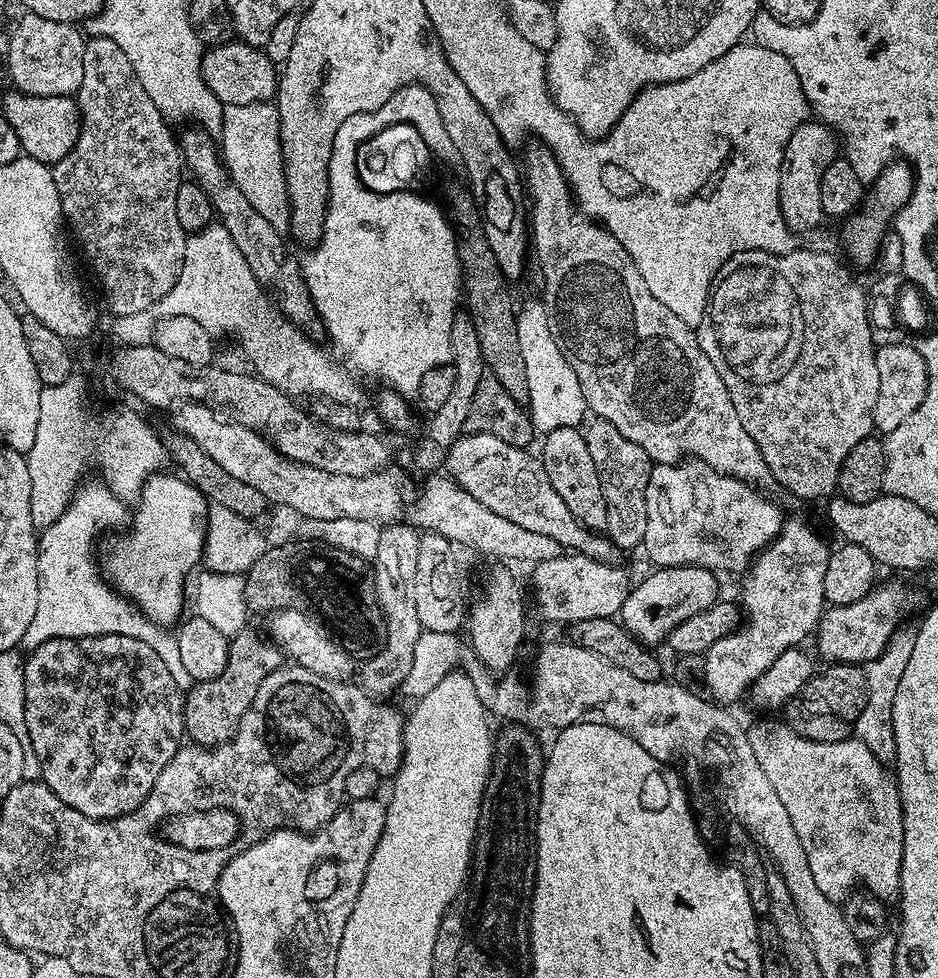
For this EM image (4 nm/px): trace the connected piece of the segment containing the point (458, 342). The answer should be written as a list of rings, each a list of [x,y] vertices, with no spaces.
[[[458,314],[454,318],[454,326],[450,334],[450,350],[452,351],[451,363],[456,373],[454,374],[454,390],[449,395],[444,405],[431,413],[432,421],[428,424],[428,440],[421,442],[416,450],[416,468],[423,474],[432,474],[436,468],[445,463],[446,451],[464,432],[464,423],[470,414],[470,406],[474,402],[474,394],[478,394],[478,382],[486,374],[482,346],[478,346],[476,327],[472,325],[472,317],[467,314]]]

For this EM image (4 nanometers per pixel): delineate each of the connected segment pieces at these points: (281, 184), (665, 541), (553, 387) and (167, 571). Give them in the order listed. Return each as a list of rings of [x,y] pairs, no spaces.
[[[275,103],[225,107],[224,127],[218,133],[218,140],[232,181],[242,190],[242,194],[246,194],[250,206],[254,206],[266,222],[283,229],[289,223],[290,213],[284,159],[280,149],[280,115]]]
[[[685,458],[679,464],[656,464],[650,474],[650,482],[646,486],[646,534],[642,545],[643,551],[648,551],[648,556],[653,560],[653,565],[662,568],[673,568],[674,566],[698,566],[699,568],[708,568],[711,572],[723,574],[723,572],[739,572],[743,573],[749,567],[750,561],[757,553],[763,551],[765,547],[776,536],[779,535],[780,529],[786,521],[785,514],[780,513],[780,508],[772,500],[767,500],[763,491],[757,490],[752,485],[742,482],[733,476],[722,474],[718,470],[714,470],[710,466],[706,466],[706,462]]]
[[[539,299],[526,301],[524,304],[524,308],[522,304],[522,307],[519,309],[516,321],[518,322],[518,338],[522,342],[522,354],[526,358],[526,374],[528,375],[528,385],[530,386],[532,396],[534,397],[534,404],[536,400],[536,409],[531,409],[530,412],[530,415],[532,417],[533,429],[535,429],[537,433],[547,434],[553,432],[554,430],[558,430],[559,428],[575,428],[577,426],[583,425],[585,423],[584,416],[586,417],[586,405],[584,402],[584,395],[582,394],[582,390],[580,389],[578,378],[572,375],[572,367],[570,366],[570,362],[562,354],[562,350],[558,346],[558,342],[552,339],[552,335],[550,334],[550,326],[548,325],[548,315],[546,314],[543,303],[541,303]]]
[[[164,475],[150,476],[144,481],[140,495],[134,500],[136,513],[133,516],[131,513],[128,534],[118,537],[109,546],[104,564],[102,560],[102,572],[108,583],[119,586],[121,596],[148,614],[152,614],[156,604],[144,595],[155,594],[156,580],[162,584],[184,584],[188,575],[190,580],[203,561],[204,540],[208,537],[209,501],[183,476]]]

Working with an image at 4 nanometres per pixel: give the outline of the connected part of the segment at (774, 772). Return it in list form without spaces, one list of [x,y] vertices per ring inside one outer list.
[[[776,720],[749,723],[750,746],[766,779],[774,785],[782,806],[786,806],[790,822],[794,822],[794,831],[798,833],[798,842],[802,842],[802,850],[806,850],[806,862],[810,862],[810,874],[814,874],[818,890],[822,890],[826,898],[843,902],[859,886],[872,892],[879,900],[895,901],[900,895],[904,853],[904,815],[895,775],[881,760],[874,758],[874,754],[870,754],[870,746],[861,740],[849,738],[842,742],[810,742],[787,724]]]

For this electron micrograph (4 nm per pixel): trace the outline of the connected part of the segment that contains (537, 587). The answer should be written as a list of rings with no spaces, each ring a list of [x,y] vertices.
[[[562,554],[535,565],[531,572],[536,608],[556,624],[571,626],[590,618],[615,617],[628,597],[630,579],[620,566],[598,562],[589,556]]]

